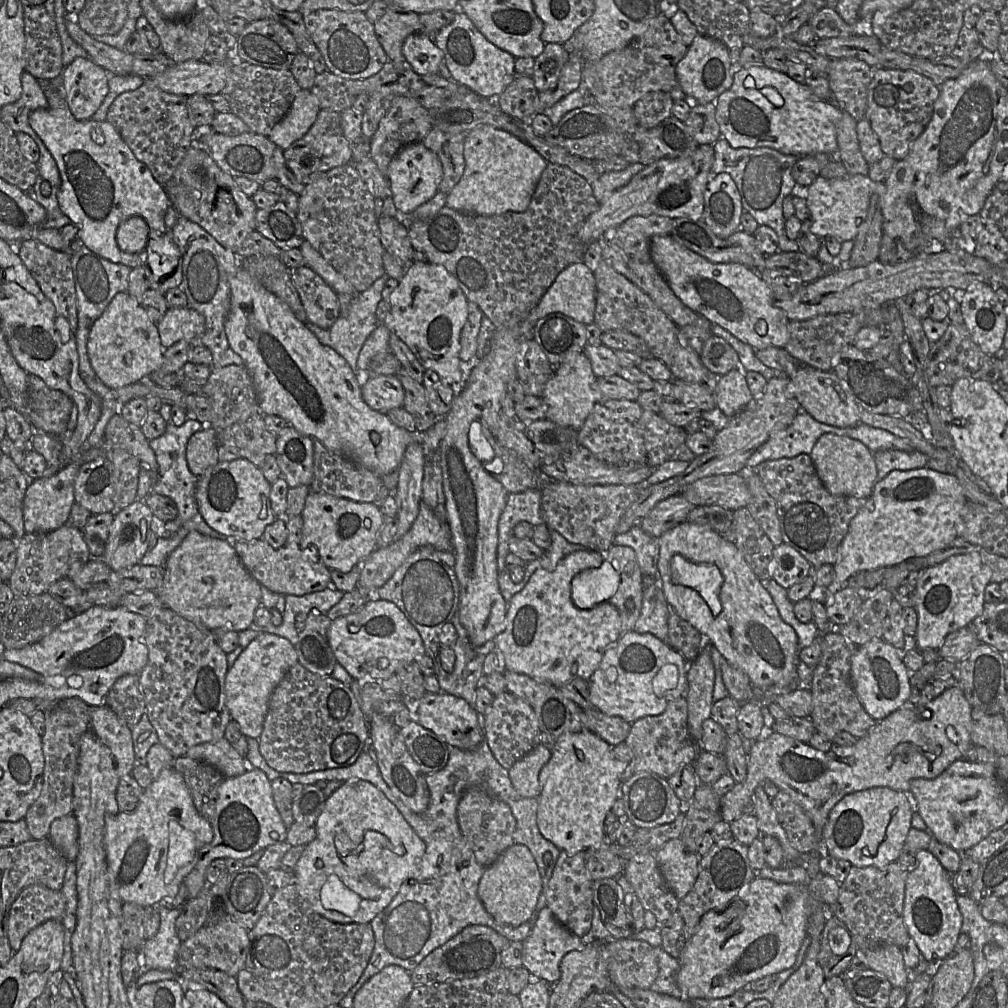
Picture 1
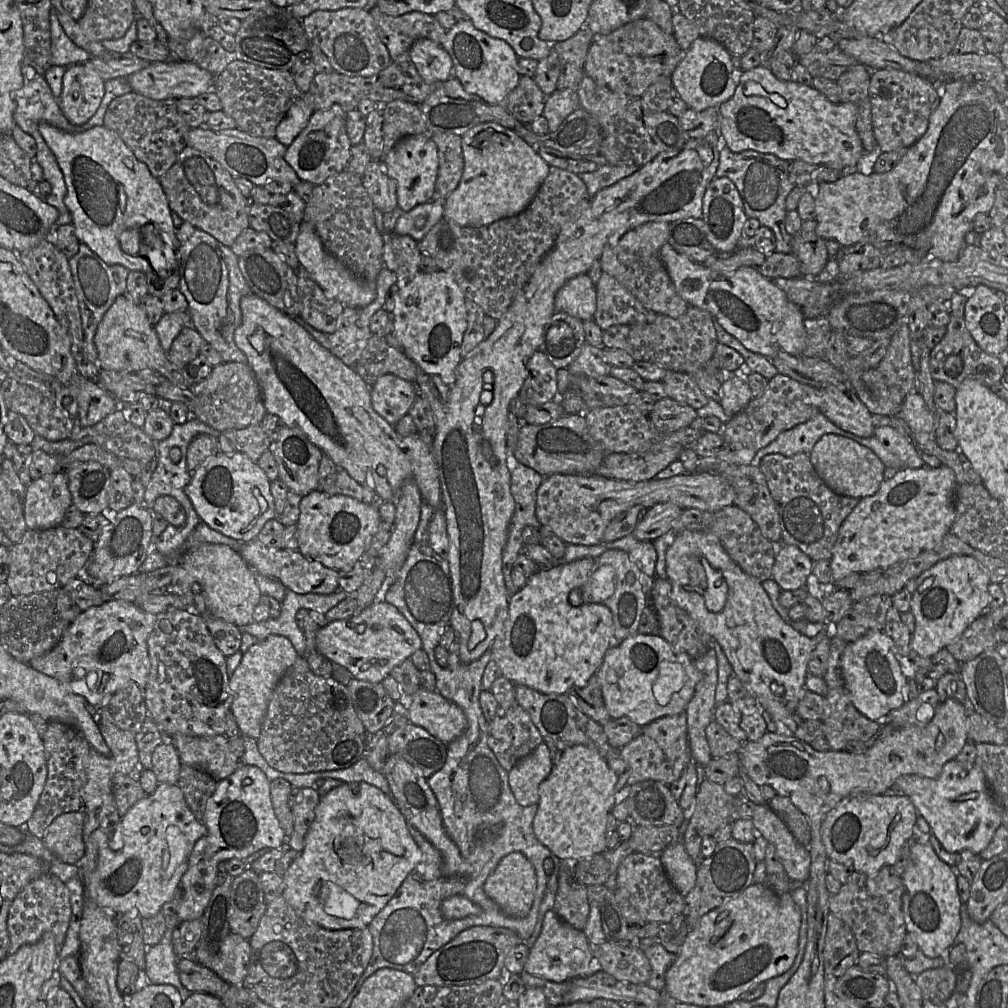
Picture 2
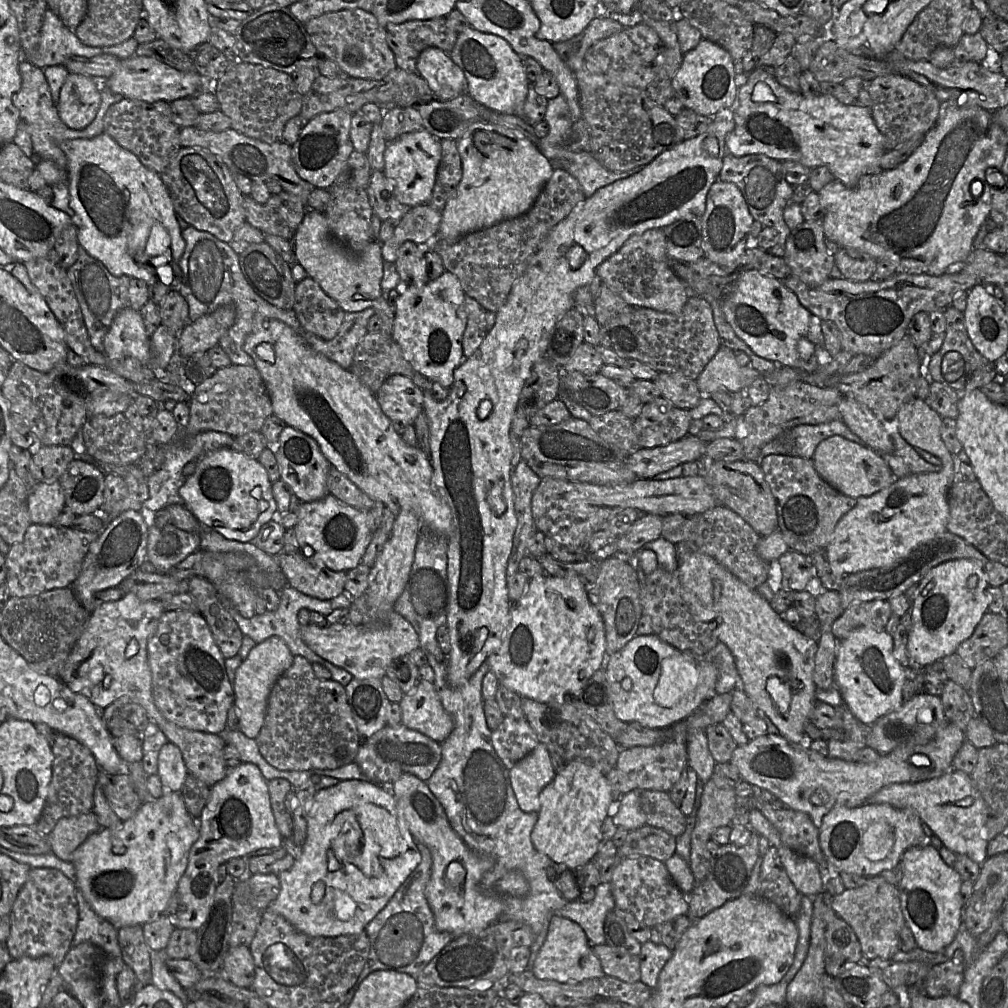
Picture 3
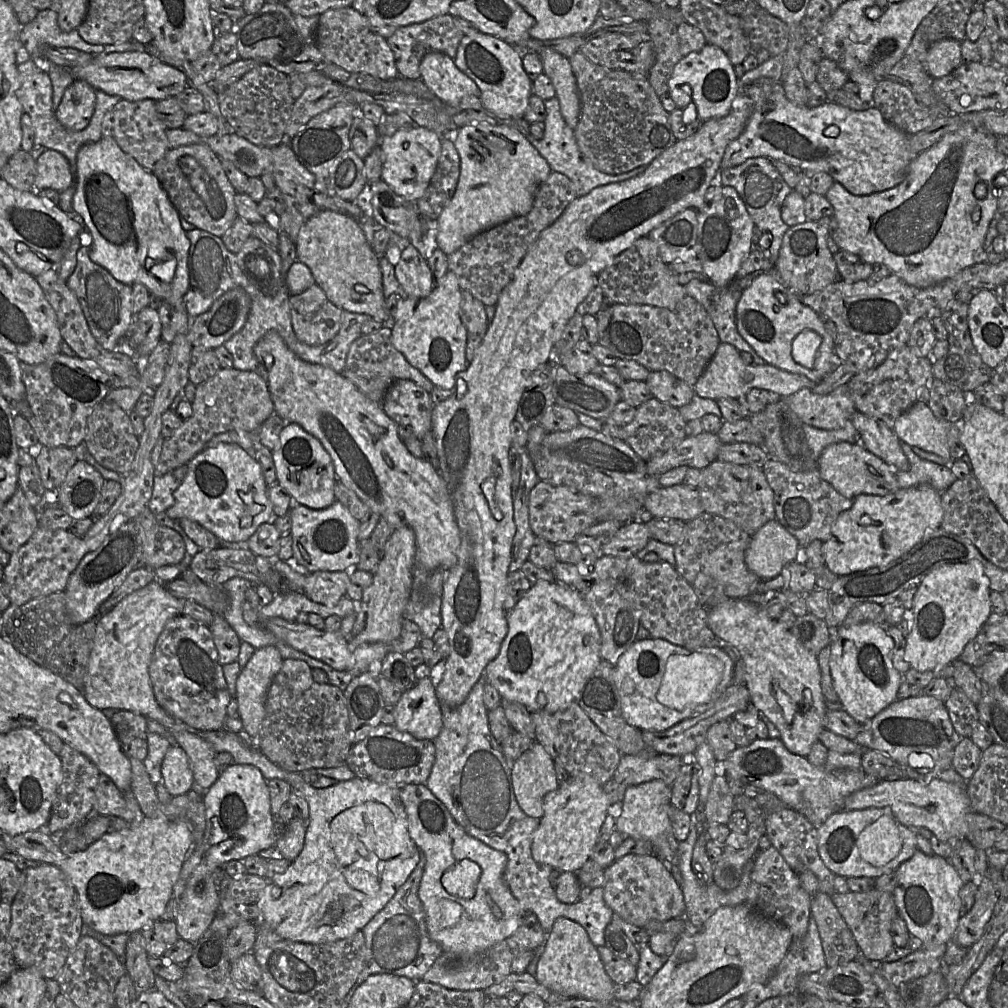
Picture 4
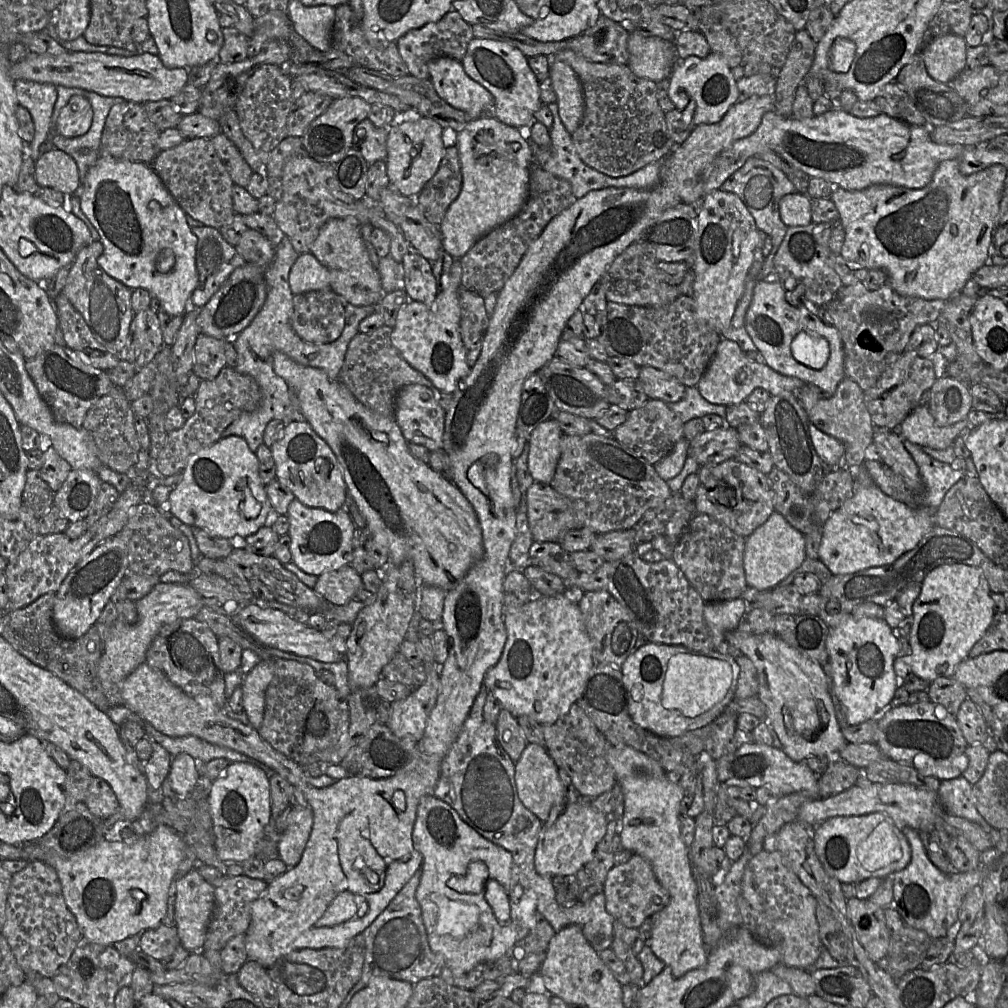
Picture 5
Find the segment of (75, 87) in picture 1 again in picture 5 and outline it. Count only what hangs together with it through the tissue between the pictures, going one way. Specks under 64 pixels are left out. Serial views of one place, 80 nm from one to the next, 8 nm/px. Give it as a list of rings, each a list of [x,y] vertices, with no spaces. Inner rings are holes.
[[[73,95],[61,109],[57,119],[57,132],[67,138],[86,134],[92,124],[93,109],[87,98]]]

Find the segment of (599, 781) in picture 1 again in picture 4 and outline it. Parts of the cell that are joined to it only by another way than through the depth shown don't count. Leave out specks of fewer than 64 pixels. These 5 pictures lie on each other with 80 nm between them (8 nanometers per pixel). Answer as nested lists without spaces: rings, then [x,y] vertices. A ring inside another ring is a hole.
[[[569,777],[543,799],[544,814],[532,839],[532,856],[560,872],[577,873],[592,857],[607,816],[609,801],[603,786],[591,777]]]

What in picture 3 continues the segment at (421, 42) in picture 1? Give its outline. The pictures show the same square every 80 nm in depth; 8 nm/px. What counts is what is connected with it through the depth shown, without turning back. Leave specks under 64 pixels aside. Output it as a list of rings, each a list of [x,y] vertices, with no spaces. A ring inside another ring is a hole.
[[[426,48],[420,53],[416,66],[417,73],[426,80],[435,95],[452,99],[466,93],[467,81],[462,69],[443,50]]]

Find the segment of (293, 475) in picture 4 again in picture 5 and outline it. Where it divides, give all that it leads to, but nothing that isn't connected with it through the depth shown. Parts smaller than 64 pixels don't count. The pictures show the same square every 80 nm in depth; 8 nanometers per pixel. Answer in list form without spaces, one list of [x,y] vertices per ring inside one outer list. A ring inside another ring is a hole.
[[[293,421],[286,424],[279,441],[273,444],[270,449],[276,466],[276,480],[280,485],[288,488],[303,505],[310,508],[325,509],[330,512],[345,508],[348,501],[348,492],[341,466],[331,448],[306,421]]]

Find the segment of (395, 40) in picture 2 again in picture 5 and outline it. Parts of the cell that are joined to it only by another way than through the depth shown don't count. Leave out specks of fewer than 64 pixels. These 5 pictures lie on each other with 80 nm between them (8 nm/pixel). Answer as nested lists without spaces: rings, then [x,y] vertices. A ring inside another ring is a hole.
[[[450,10],[439,21],[408,31],[397,40],[396,45],[409,69],[409,75],[423,80],[429,79],[428,64],[436,58],[449,57],[461,62],[473,38],[471,25],[464,21],[457,11]]]

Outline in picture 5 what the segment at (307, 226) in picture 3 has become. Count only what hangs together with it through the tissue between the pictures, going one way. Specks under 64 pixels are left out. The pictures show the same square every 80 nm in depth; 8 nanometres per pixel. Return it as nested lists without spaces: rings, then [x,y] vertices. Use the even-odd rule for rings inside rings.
[[[353,217],[333,218],[320,229],[310,253],[329,271],[330,289],[346,303],[355,306],[377,305],[383,296],[380,274],[372,265],[361,237],[361,224]]]

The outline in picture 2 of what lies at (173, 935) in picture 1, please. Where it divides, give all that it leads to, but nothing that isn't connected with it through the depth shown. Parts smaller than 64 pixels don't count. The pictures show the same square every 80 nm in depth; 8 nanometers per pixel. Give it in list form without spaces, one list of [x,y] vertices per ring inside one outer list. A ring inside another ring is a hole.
[[[176,914],[165,916],[165,919],[167,928],[162,940],[152,947],[147,947],[145,972],[149,983],[172,985],[180,992],[185,1001],[191,993],[180,981],[177,970],[179,957],[174,952],[172,942],[173,930],[180,921]]]

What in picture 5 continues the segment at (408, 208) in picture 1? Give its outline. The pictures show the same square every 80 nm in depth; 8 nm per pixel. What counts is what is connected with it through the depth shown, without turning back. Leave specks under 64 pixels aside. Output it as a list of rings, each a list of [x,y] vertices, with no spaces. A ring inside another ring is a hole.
[[[421,117],[417,121],[404,122],[389,127],[387,139],[387,158],[385,160],[390,185],[401,195],[418,195],[426,183],[437,172],[445,153],[442,135],[444,128],[432,119]]]

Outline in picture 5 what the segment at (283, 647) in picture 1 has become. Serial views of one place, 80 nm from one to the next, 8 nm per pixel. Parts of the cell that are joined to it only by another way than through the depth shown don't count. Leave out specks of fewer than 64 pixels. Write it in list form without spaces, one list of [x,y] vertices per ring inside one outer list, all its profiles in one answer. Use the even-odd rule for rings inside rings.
[[[275,659],[261,661],[247,673],[242,681],[242,703],[249,724],[258,730],[264,718],[265,694],[274,676]]]

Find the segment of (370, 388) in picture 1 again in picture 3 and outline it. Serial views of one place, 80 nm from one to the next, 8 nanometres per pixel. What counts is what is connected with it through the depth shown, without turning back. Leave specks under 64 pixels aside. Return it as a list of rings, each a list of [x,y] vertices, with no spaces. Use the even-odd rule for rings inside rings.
[[[403,375],[388,377],[375,397],[399,436],[424,411],[423,390]]]

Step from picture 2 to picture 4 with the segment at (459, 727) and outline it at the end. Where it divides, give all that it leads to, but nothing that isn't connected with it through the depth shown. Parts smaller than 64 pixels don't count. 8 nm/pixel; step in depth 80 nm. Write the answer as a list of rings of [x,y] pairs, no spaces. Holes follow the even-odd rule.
[[[431,678],[417,681],[394,707],[394,726],[419,740],[434,740],[443,728],[441,703]]]

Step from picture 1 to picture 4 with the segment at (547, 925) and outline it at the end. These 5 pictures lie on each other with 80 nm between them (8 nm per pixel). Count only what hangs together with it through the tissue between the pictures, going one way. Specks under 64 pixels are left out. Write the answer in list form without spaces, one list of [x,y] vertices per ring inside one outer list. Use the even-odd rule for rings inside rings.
[[[564,917],[555,920],[550,933],[547,935],[546,947],[539,959],[535,978],[540,984],[562,997],[595,1000],[601,1003],[614,1001],[614,982],[605,971],[597,947],[592,944],[586,930],[579,923]]]

